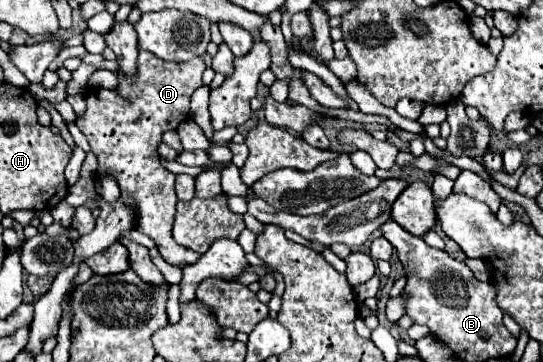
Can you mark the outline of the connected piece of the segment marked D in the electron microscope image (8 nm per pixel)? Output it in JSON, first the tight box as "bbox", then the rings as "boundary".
{"bbox":[76,51,206,267],"boundary":[[[150,51],[138,53],[138,71],[128,77],[118,75],[116,89],[90,89],[86,99],[86,111],[76,117],[76,127],[86,135],[92,153],[98,159],[98,177],[112,177],[118,181],[122,201],[136,213],[136,229],[148,235],[160,255],[178,267],[196,263],[200,253],[178,245],[172,239],[172,221],[176,213],[176,175],[164,169],[158,155],[158,145],[164,131],[176,129],[190,117],[190,95],[202,85],[202,73],[206,63],[202,57],[194,57],[186,63],[170,63],[158,59]]]}

